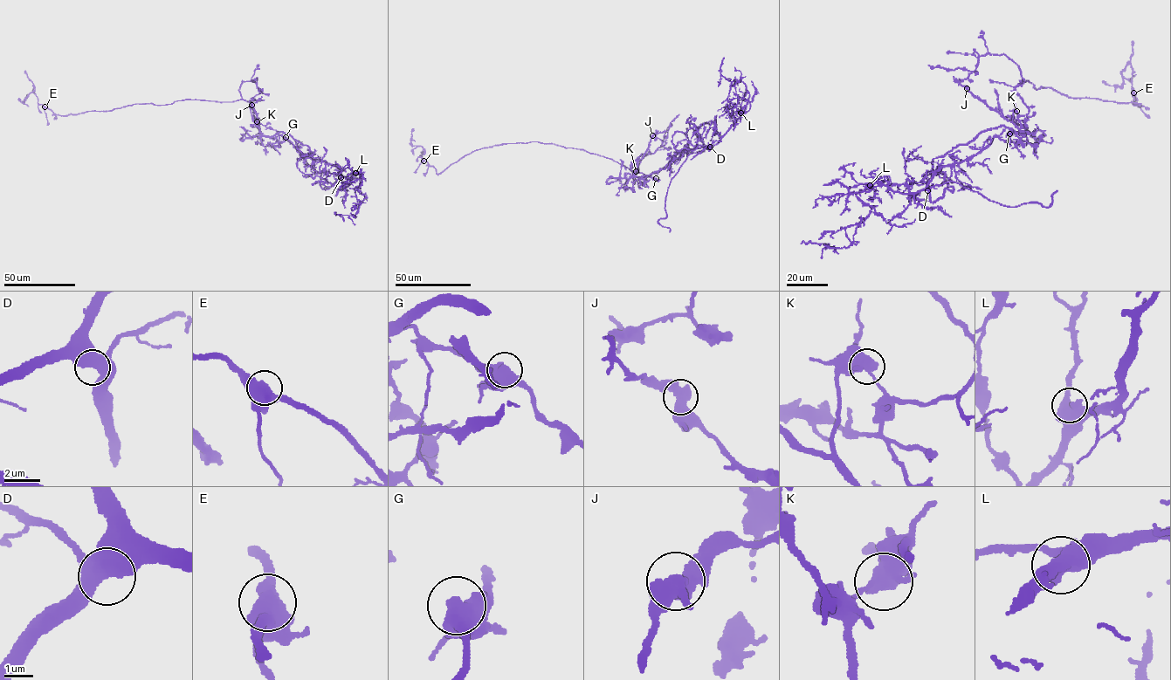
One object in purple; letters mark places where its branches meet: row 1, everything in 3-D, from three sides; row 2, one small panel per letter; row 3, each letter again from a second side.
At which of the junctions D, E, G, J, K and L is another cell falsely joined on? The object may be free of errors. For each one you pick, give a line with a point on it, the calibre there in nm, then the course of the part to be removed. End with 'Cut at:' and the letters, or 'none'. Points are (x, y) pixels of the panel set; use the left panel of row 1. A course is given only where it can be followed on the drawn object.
K: Place: (257, 121). Thickness 600 nm. Course of the part to remove: (257, 121), (251, 103), (242, 99), (140, 104), (66, 116), (37, 103), (34, 86), (24, 102), (19, 99)
Cut at: K

